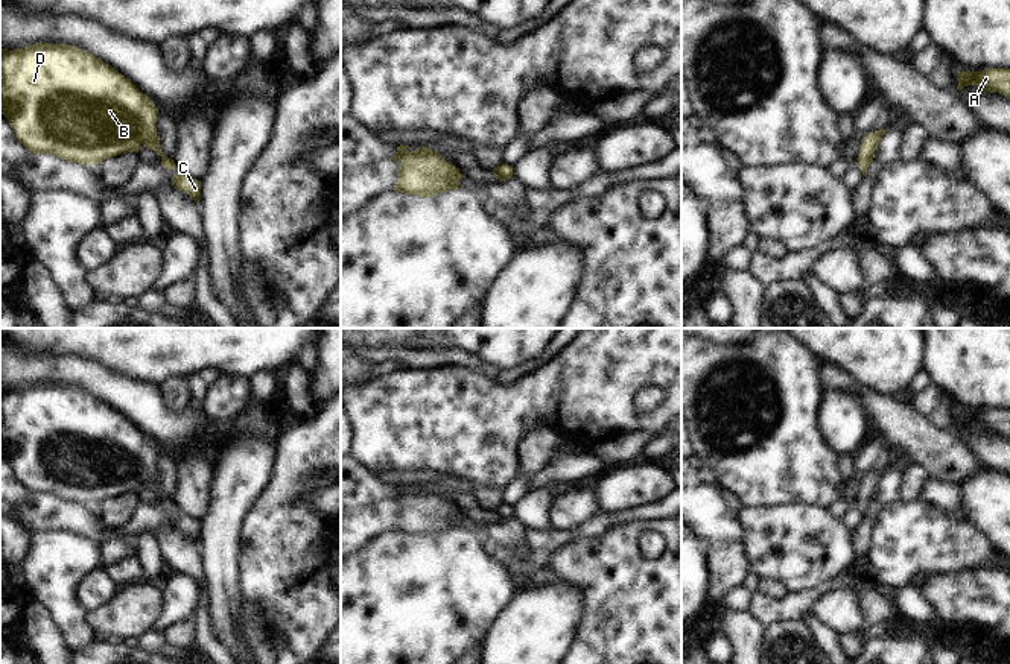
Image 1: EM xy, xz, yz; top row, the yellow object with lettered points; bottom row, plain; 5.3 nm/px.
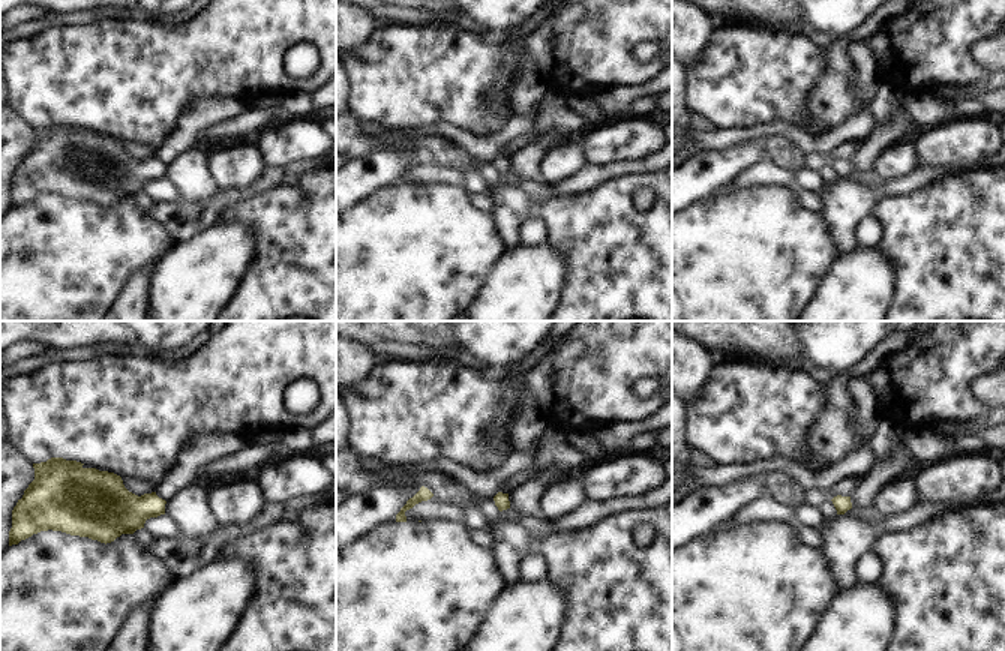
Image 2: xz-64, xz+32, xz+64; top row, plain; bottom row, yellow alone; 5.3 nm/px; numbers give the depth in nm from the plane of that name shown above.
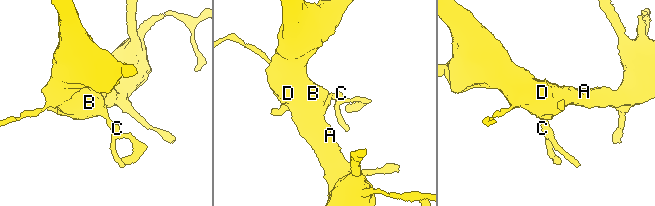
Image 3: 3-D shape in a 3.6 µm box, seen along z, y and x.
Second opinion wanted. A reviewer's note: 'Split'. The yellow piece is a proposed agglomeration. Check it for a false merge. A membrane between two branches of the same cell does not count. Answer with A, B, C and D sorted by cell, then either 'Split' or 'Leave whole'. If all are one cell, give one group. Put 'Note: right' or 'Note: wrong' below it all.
Groups: A B C D. Leave whole.
Note: wrong

